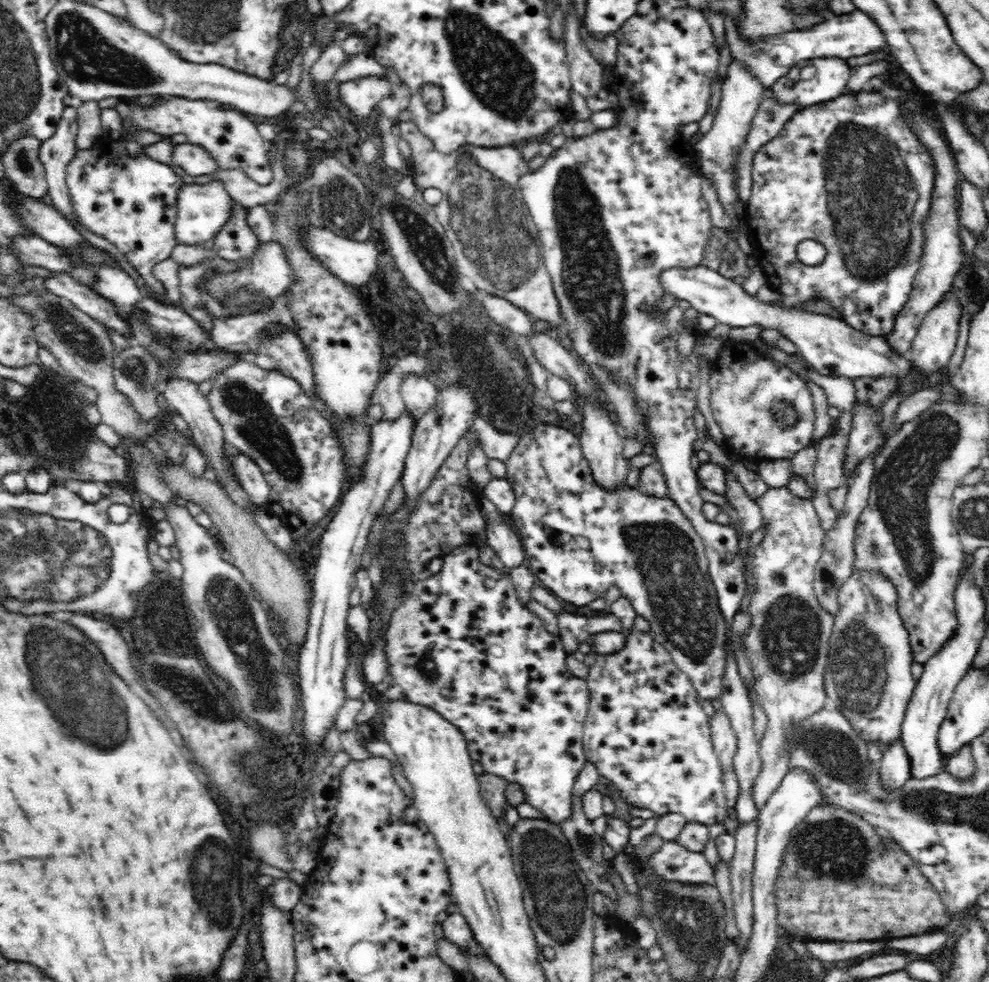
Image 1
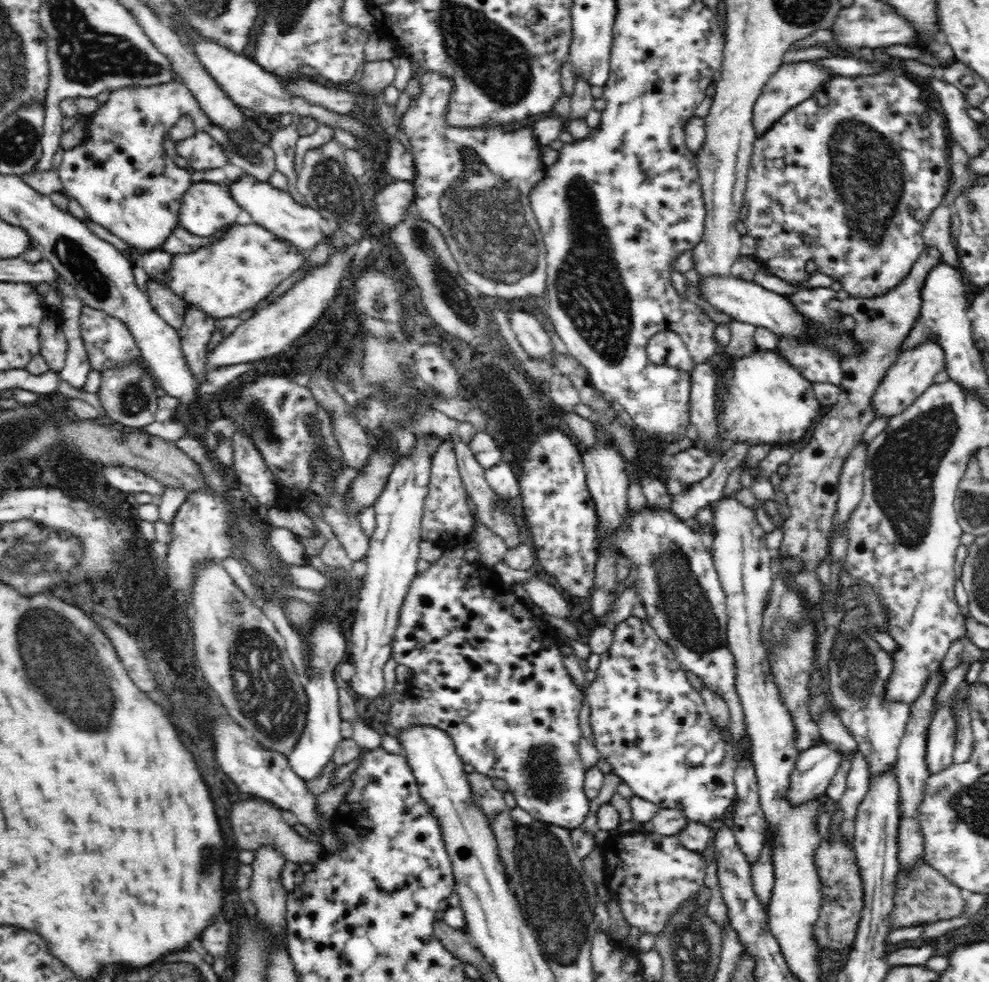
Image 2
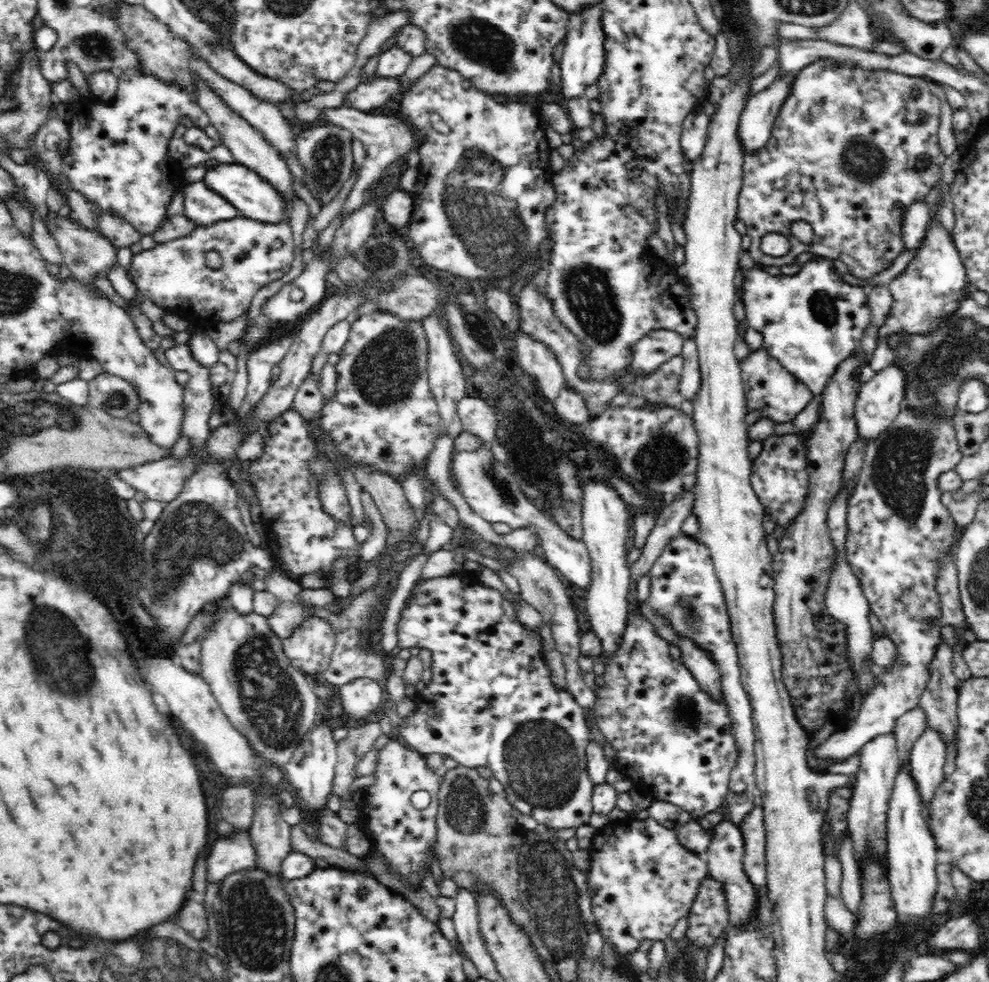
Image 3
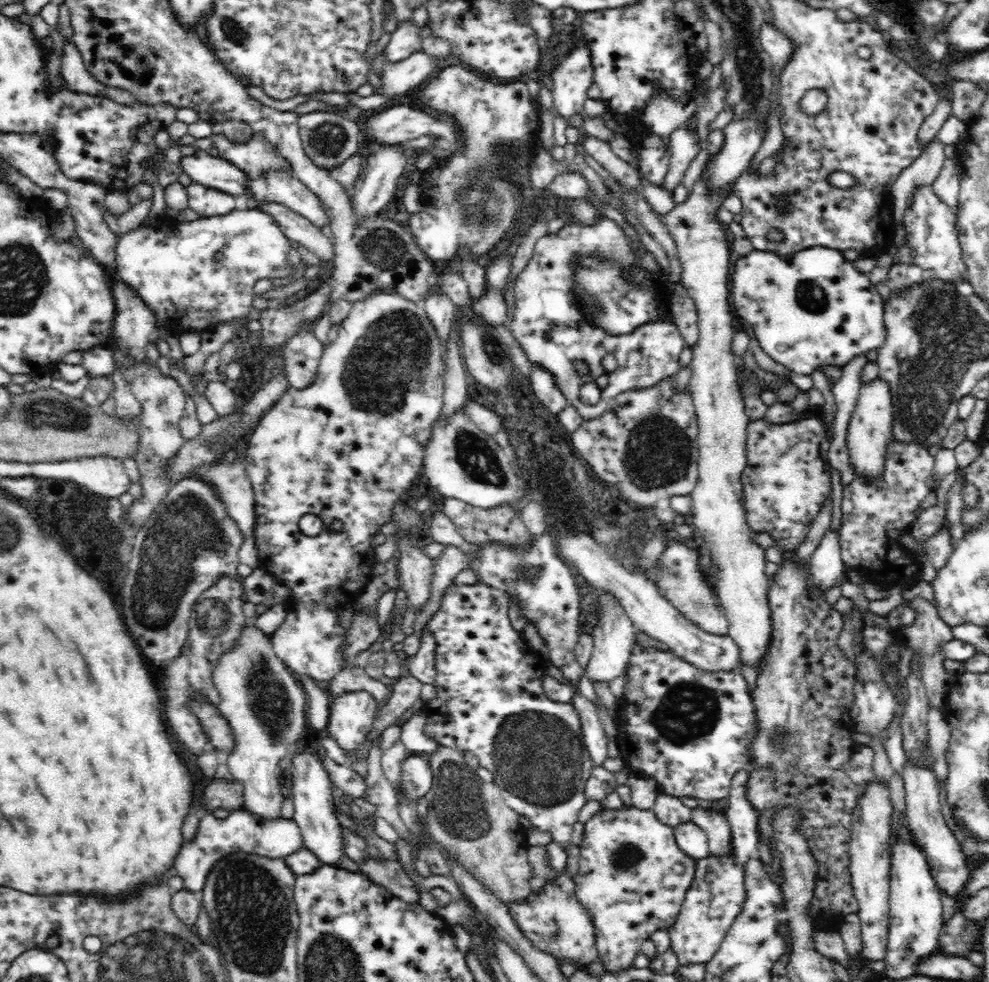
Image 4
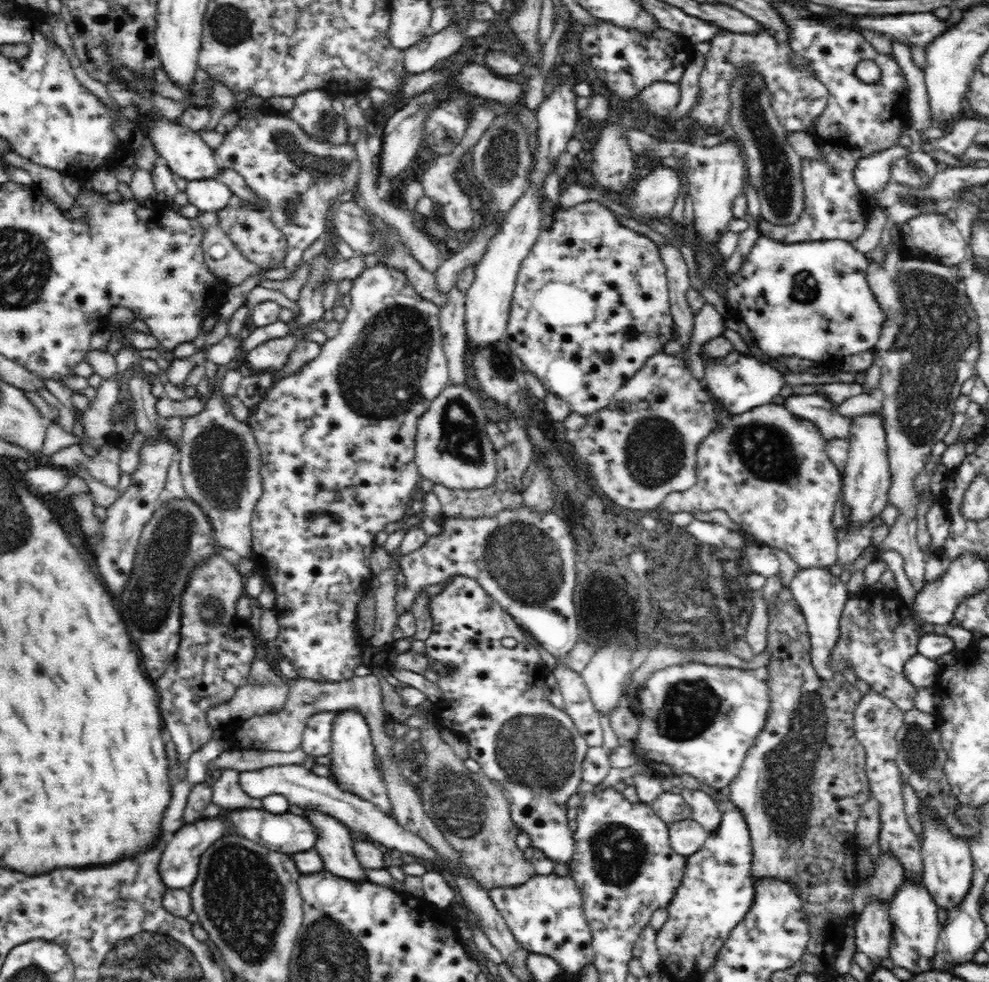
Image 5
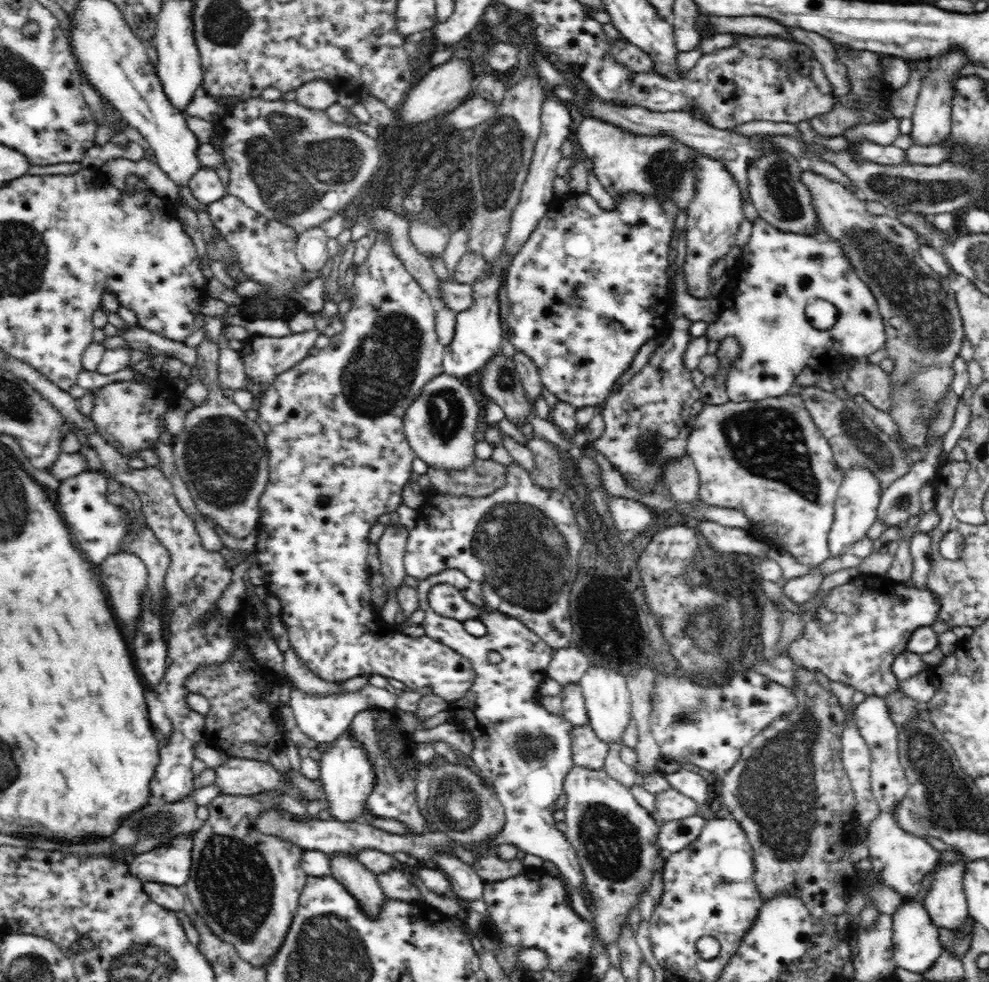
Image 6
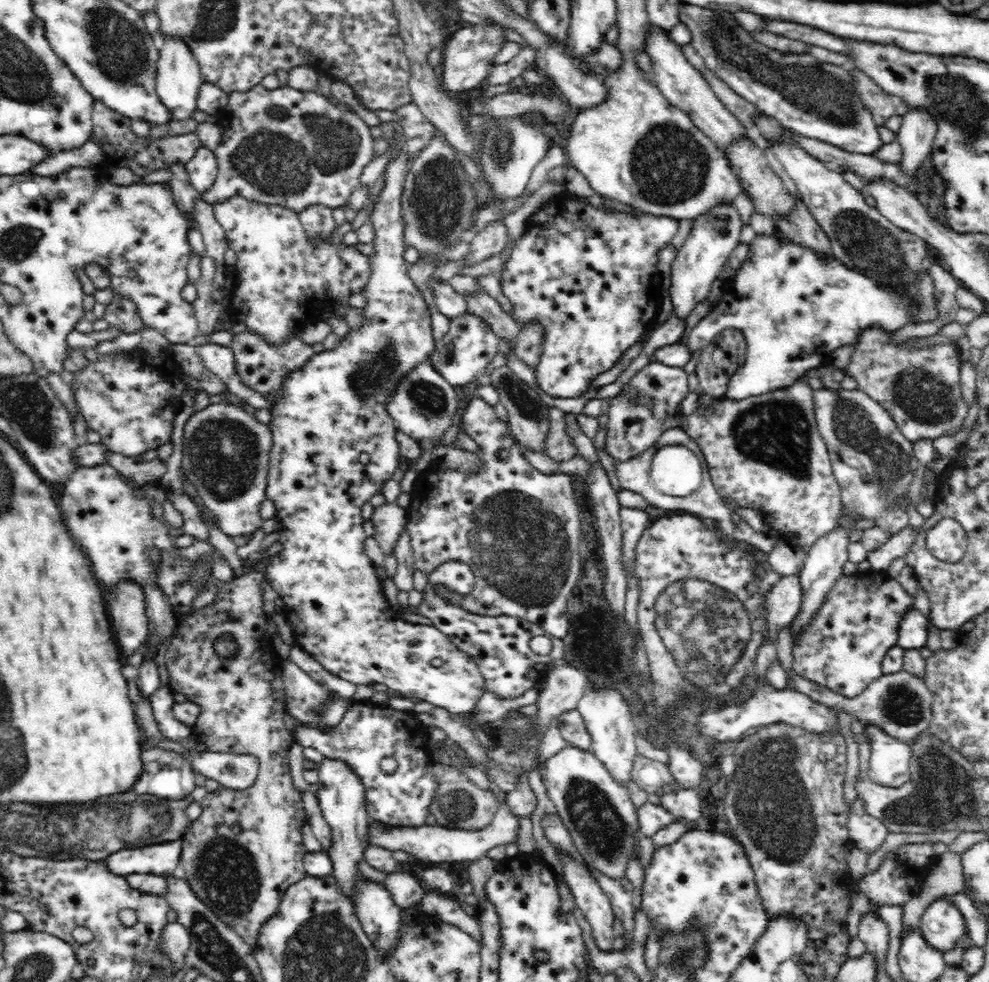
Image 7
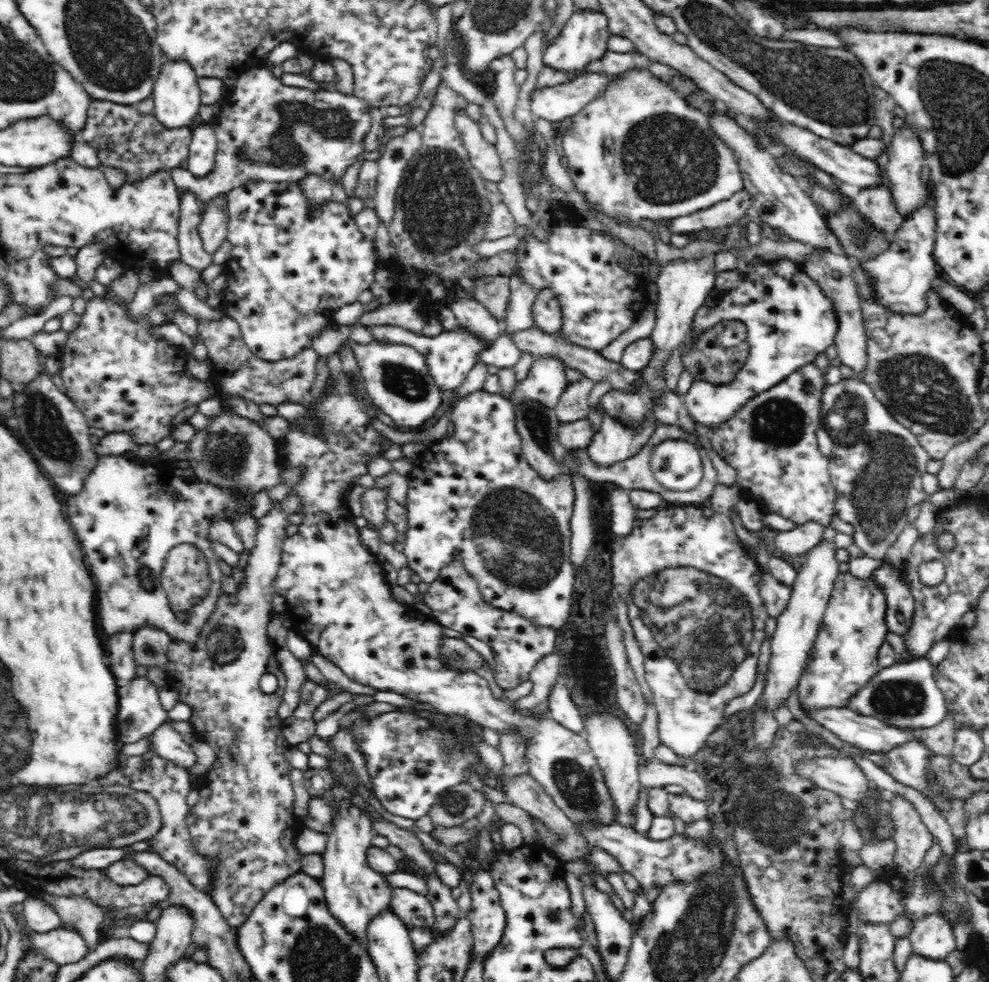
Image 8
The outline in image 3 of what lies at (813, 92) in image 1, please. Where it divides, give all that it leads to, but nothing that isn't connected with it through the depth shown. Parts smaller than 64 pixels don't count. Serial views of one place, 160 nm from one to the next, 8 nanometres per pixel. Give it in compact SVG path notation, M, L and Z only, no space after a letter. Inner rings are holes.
M796 72L782 73L770 86L747 100L737 128L737 136L746 155L766 146L795 76Z

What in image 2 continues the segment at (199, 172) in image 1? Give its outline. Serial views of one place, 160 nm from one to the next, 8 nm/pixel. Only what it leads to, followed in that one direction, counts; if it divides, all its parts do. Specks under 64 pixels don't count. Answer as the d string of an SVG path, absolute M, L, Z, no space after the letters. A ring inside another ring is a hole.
M196 131L193 136L176 142L175 148L178 156L186 158L191 172L222 168L229 162L220 143L202 131Z

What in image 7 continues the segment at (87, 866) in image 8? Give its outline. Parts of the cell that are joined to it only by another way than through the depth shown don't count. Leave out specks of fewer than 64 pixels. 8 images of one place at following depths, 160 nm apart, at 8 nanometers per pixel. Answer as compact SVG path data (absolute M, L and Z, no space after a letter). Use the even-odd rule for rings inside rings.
M176 840L146 847L126 848L104 861L114 874L120 876L148 873L168 878L174 877L181 854L182 844Z

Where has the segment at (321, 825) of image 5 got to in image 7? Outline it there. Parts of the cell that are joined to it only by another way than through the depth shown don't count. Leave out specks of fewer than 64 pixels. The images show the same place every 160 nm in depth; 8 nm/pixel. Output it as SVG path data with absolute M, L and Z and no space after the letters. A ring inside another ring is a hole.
M361 877L355 885L355 912L363 932L376 948L390 952L403 922L399 907L382 883Z

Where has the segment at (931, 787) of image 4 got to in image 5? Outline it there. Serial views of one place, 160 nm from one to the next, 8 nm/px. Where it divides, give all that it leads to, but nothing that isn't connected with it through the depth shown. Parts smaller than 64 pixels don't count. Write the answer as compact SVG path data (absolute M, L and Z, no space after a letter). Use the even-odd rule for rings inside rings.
M920 799L922 831L920 832L922 856L922 880L939 908L954 908L968 894L972 882L973 859L968 842L946 829L946 821L940 813L928 805L928 799Z

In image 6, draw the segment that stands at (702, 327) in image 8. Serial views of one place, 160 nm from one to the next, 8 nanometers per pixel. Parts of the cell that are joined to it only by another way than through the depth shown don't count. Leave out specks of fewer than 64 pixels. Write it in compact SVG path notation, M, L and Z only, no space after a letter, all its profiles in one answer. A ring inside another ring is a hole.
M759 216L752 222L751 236L748 243L743 246L732 274L732 284L738 288L740 294L736 296L733 308L722 309L720 320L710 324L705 335L714 345L727 337L734 337L742 347L729 367L724 382L728 400L732 402L756 402L765 398L784 396L792 388L801 370L818 359L843 354L856 358L866 357L880 350L886 343L884 324L875 296L868 290L869 286L860 280L847 254L835 238L826 236L821 239L783 231L774 228ZM820 298L832 303L837 309L838 320L829 330L819 330L809 326L804 312L804 306Z

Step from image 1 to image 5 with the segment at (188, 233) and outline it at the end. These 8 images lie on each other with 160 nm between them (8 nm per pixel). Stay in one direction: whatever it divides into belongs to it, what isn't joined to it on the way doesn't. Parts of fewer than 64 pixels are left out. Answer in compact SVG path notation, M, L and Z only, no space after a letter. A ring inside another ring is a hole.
M218 179L191 180L185 193L188 202L202 213L217 213L225 208L233 192Z

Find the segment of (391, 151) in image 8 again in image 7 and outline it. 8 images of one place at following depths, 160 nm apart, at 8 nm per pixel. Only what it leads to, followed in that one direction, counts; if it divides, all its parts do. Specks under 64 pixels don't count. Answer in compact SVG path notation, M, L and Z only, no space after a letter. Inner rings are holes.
M405 150L402 151L393 161L390 161L383 171L384 188L381 190L375 209L371 214L370 223L374 227L373 252L368 256L371 259L371 274L368 278L368 284L362 290L361 294L366 298L366 306L364 306L364 320L362 325L357 329L351 329L344 339L340 339L332 350L325 350L316 353L310 357L310 360L301 365L297 370L291 371L284 380L280 390L274 390L270 395L272 399L272 408L270 408L271 419L267 424L272 431L273 446L270 454L270 466L267 476L266 499L272 501L274 505L274 518L280 524L280 537L276 542L282 545L282 551L268 562L266 566L266 582L279 595L284 602L284 615L288 624L292 627L292 634L298 646L304 649L306 654L310 655L314 660L318 661L328 672L352 682L352 684L387 684L392 690L401 692L402 697L412 698L414 700L426 700L433 706L441 706L452 714L462 714L462 712L472 712L474 706L480 696L484 694L484 677L478 668L478 665L466 653L460 651L456 644L448 638L448 635L440 632L432 625L411 624L400 617L396 616L390 608L390 604L384 597L382 582L376 575L375 566L372 565L370 558L364 551L364 541L367 539L364 534L362 525L365 520L362 517L362 507L375 494L383 494L385 482L389 481L398 466L400 466L400 446L396 440L397 426L393 422L393 418L389 416L387 402L392 396L392 390L396 390L400 386L400 382L413 370L416 370L420 363L431 364L431 356L436 352L437 342L434 339L432 331L432 318L430 307L424 299L423 293L414 284L409 275L410 265L404 260L404 251L408 245L405 242L405 221L403 220L401 200L403 199L403 186L408 171L408 158L406 158ZM438 658L442 664L439 666L432 665L432 661Z

